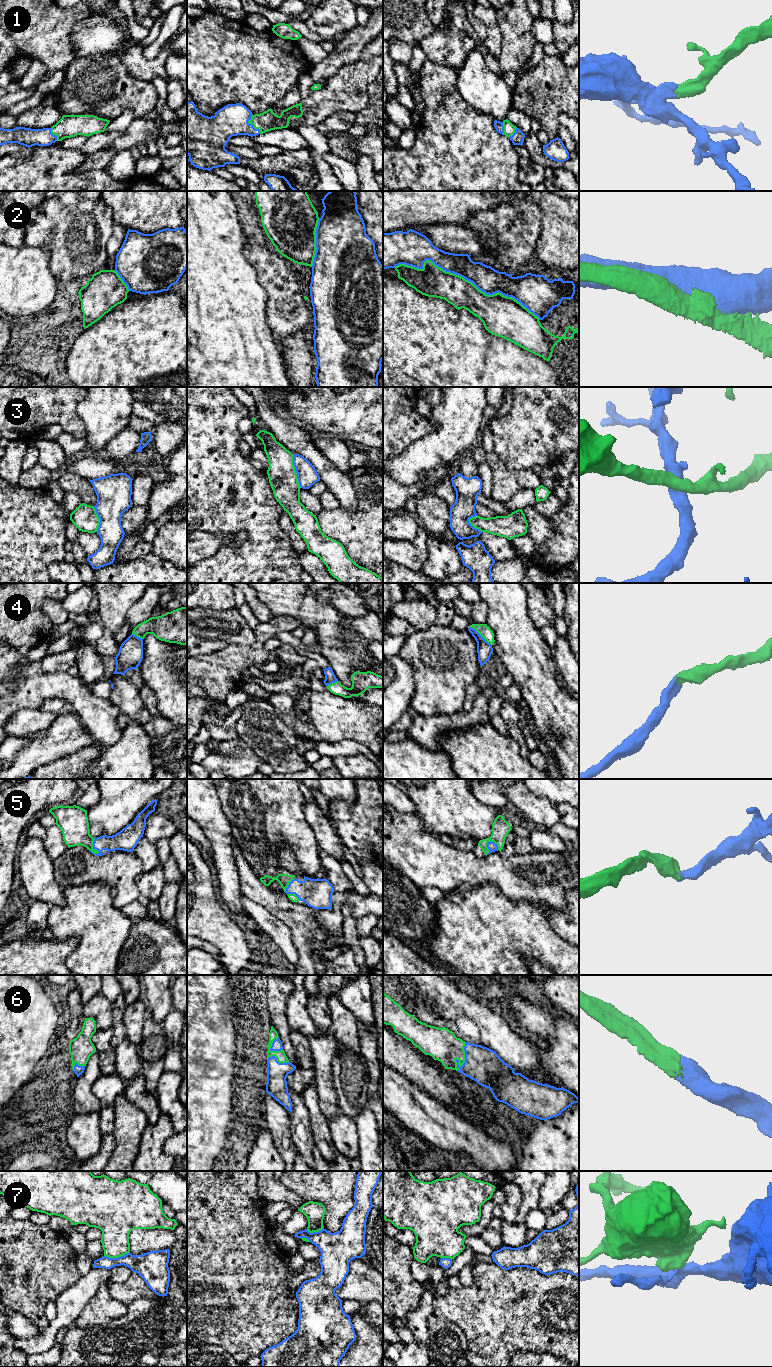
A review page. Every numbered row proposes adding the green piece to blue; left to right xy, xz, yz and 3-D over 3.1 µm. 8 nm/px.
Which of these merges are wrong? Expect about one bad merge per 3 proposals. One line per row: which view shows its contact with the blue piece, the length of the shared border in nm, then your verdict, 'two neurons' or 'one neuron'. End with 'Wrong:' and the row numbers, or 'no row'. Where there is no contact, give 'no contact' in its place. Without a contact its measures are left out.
1: xz | 170 nm | one neuron
2: yz | 1250 nm | one neuron
3: xz | 280 nm | two neurons
4: yz | 240 nm | one neuron
5: xz | 190 nm | one neuron
6: yz | 240 nm | one neuron
7: xy | 220 nm | two neurons
Wrong: 3, 7

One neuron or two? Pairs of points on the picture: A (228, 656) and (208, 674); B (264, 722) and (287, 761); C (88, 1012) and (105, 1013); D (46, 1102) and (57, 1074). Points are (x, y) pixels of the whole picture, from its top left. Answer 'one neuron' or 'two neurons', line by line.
A: one neuron
B: one neuron
C: one neuron
D: one neuron

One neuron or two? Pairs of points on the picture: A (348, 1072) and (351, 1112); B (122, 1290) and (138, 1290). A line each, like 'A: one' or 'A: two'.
A: one
B: one

